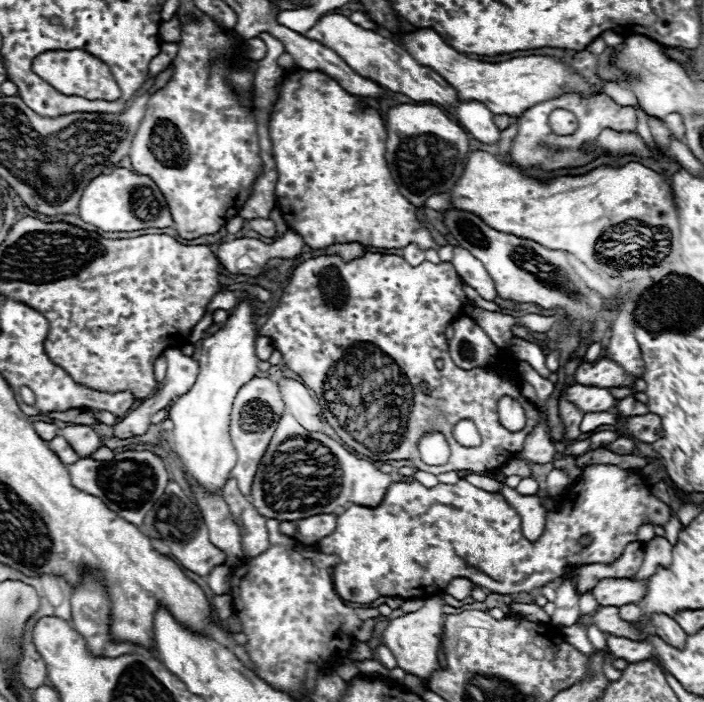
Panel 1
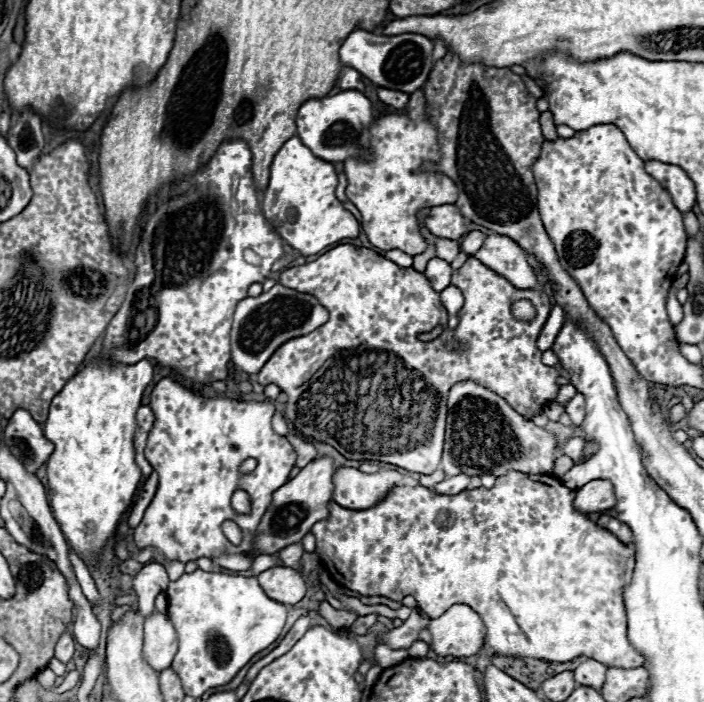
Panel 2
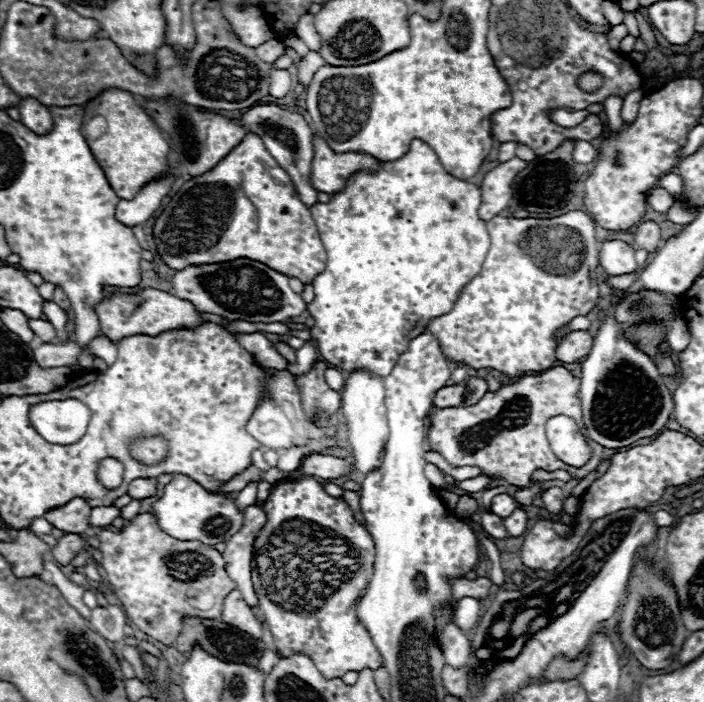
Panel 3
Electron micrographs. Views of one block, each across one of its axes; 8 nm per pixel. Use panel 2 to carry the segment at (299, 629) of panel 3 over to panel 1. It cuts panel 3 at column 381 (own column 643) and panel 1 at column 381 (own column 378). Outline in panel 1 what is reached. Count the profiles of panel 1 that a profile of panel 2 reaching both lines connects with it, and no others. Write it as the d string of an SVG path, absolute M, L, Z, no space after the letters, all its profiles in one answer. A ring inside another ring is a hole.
M592 464L584 468L582 478L570 488L562 512L546 514L546 530L538 542L528 542L522 536L520 516L502 494L476 488L464 478L458 484L438 484L434 488L424 488L420 482L392 482L380 506L368 508L354 504L340 514L334 532L318 542L318 550L340 558L332 568L332 578L338 596L348 602L366 604L378 596L400 596L404 600L428 598L442 592L452 578L468 578L496 594L518 594L560 578L566 566L616 562L624 548L636 540L638 526L646 518L654 524L666 524L670 520L670 508L650 494L640 474L610 464ZM580 536L590 536L592 544L582 548L578 544Z

